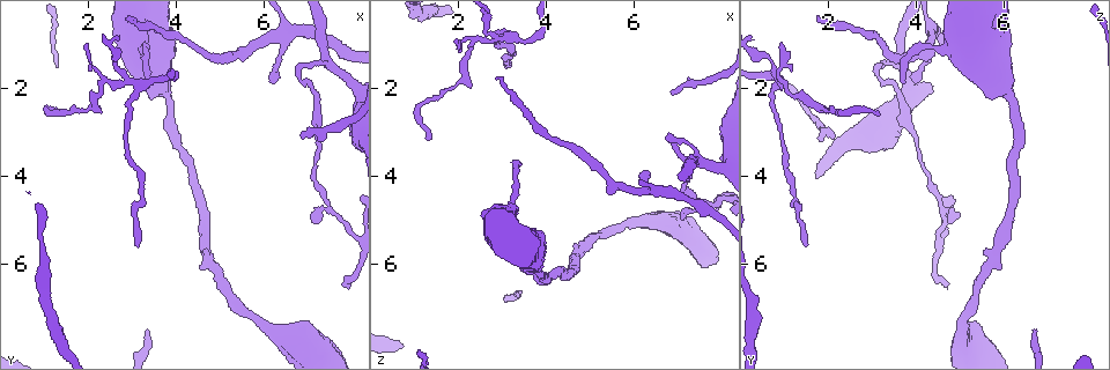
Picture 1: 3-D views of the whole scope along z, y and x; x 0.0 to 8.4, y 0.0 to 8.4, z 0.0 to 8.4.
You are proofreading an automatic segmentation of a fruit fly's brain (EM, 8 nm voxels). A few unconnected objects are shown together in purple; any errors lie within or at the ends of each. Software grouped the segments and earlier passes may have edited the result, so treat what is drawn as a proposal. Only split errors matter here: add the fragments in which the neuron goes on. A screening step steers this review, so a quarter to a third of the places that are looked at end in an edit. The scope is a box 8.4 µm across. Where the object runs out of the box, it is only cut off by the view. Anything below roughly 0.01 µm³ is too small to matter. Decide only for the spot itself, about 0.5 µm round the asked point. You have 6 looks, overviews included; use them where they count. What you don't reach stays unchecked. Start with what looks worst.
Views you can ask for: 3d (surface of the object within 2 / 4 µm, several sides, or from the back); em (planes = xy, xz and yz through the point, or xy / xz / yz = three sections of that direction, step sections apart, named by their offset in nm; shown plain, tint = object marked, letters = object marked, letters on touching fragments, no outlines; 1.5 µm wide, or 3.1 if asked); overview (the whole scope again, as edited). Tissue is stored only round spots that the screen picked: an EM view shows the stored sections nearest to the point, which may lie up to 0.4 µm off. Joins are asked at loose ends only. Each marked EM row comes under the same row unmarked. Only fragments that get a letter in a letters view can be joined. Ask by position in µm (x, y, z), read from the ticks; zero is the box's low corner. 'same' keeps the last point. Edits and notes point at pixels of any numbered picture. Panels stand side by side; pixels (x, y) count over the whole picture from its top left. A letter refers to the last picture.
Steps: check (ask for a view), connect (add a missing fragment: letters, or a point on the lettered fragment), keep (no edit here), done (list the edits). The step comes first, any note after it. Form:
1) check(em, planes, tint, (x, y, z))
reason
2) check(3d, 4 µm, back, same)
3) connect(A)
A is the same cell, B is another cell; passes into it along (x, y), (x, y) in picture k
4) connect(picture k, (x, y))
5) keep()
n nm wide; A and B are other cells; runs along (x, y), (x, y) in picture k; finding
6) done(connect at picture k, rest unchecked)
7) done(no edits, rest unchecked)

check(3d, 4 µm, (3.15, 5.60, 1.50))
branch stops here

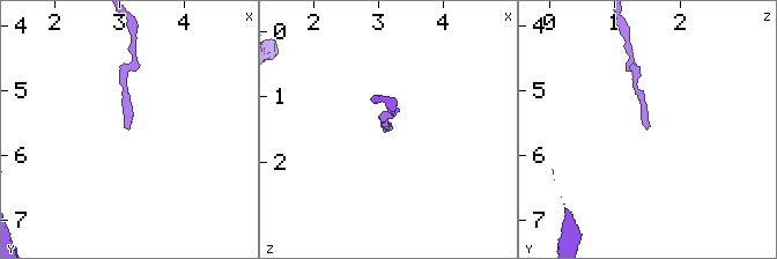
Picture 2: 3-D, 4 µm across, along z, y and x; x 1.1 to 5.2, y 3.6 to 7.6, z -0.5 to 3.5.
check(em, planes, letters, (3.10, 5.60, 1.50))

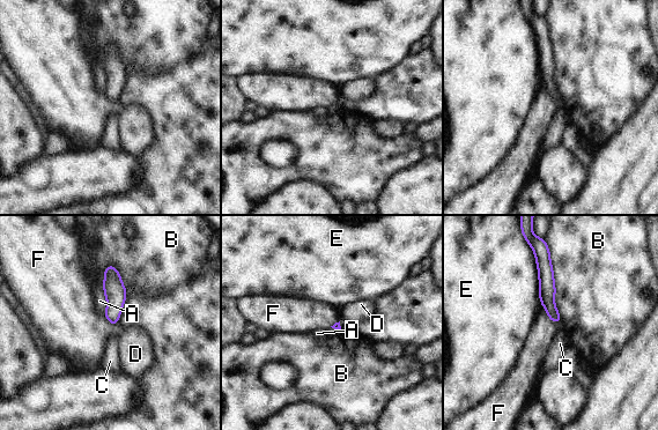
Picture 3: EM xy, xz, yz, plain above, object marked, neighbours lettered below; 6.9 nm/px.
connect(C)
C is the same cell, A, B, D, E and F are other cells; passes into it along (547, 289), (557, 321), (560, 343) in picture 3; the neuron continues

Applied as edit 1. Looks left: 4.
check(overview)

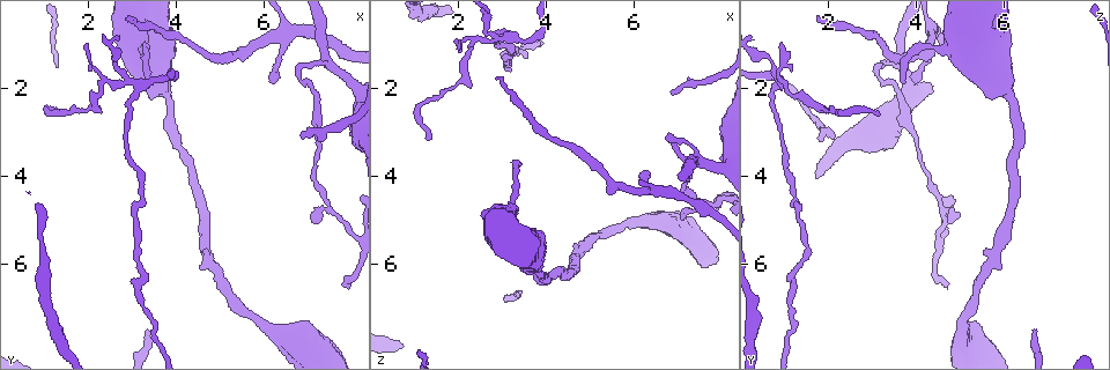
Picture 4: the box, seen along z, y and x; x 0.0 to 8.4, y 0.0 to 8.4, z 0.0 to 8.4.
check(3d, 4 µm, (3.45, 1.85, 3.70))

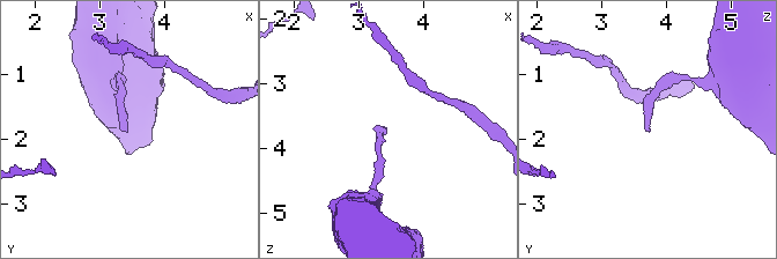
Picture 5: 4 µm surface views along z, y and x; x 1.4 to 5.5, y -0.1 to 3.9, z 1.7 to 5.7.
check(em, 3.1 µm, planes, letters, (3.40, 1.90, 3.70))
need the tissue

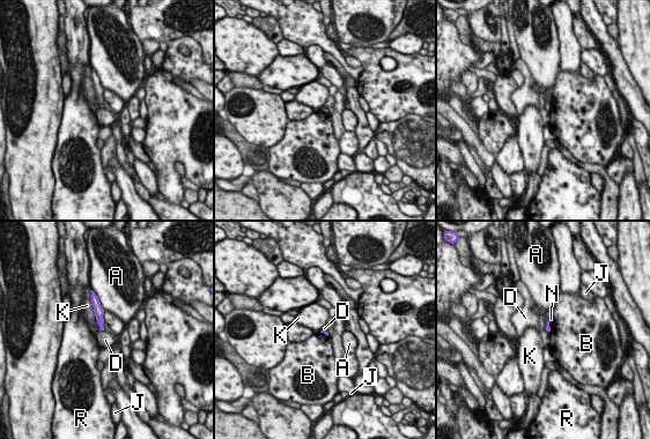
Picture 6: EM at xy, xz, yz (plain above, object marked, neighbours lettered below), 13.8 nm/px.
keep()
A, B, D, J, K, N and R are other cells; border along (100, 329), (104, 330) in picture 6; no lettered fragment goes on from it

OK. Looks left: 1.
check(em, planes, letters, (7.90, 6.45, 4.70))
thin end

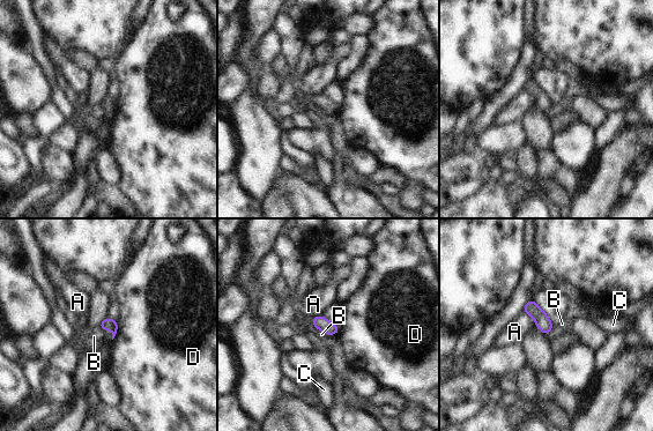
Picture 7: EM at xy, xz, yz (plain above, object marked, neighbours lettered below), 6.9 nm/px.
keep()
90 nm wide; A, B, C and D are other cells; no lettered fragment goes on from it

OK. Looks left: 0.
done(connect at picture 3, rest unchecked)

